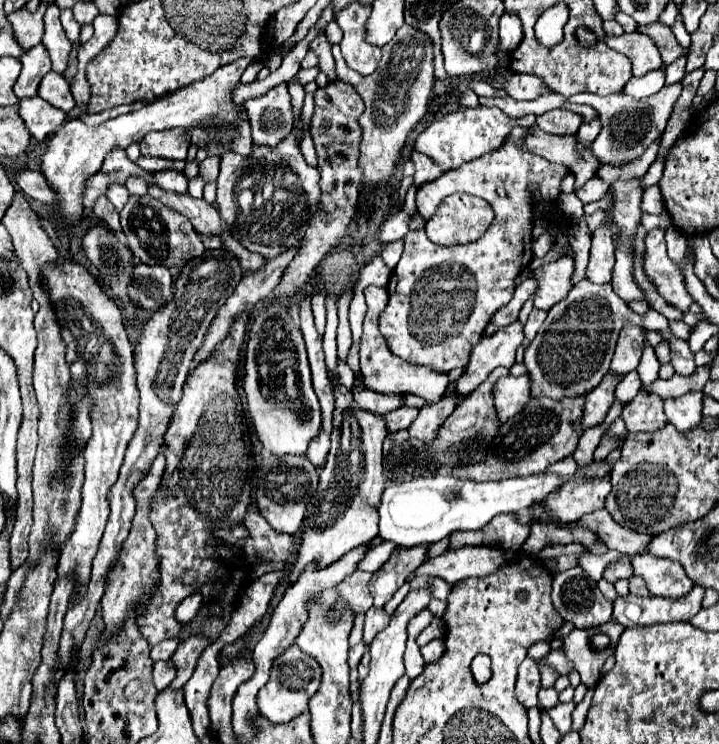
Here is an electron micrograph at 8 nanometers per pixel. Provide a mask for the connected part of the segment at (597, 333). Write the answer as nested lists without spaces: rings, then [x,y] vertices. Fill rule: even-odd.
[[[581,281],[569,291],[569,295],[563,301],[555,303],[555,307],[549,309],[549,315],[541,325],[539,335],[525,351],[525,365],[533,379],[531,395],[563,399],[579,397],[593,391],[603,379],[603,375],[607,375],[617,335],[628,324],[659,331],[663,335],[663,341],[667,341],[671,347],[671,365],[675,367],[675,373],[693,375],[693,351],[689,349],[687,341],[671,333],[666,317],[651,308],[645,315],[637,315],[627,307],[623,299],[615,295],[611,285],[593,285],[589,281]]]

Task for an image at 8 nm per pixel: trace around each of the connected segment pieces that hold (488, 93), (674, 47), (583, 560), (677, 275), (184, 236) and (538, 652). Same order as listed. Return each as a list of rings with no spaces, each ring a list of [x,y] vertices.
[[[475,79],[475,81],[469,83],[469,87],[471,87],[479,97],[495,97],[495,95],[501,95],[501,97],[503,97],[503,95],[505,95],[505,91],[501,91],[501,93],[495,91],[487,81],[477,81],[477,79]]]
[[[653,21],[649,25],[637,25],[637,31],[643,33],[643,35],[647,35],[647,37],[651,37],[655,41],[655,45],[661,51],[661,57],[663,57],[665,65],[671,65],[677,57],[683,55],[683,47],[673,37],[671,27],[667,27],[665,23]]]
[[[607,551],[605,555],[593,555],[593,553],[585,553],[579,555],[579,565],[587,571],[587,575],[591,575],[593,581],[601,581],[603,579],[603,571],[609,563],[621,559],[623,555],[619,555],[619,551]]]
[[[653,229],[645,235],[645,259],[643,259],[645,275],[651,279],[659,295],[673,307],[687,311],[691,305],[691,297],[685,291],[681,269],[667,257],[665,247],[665,231]]]
[[[131,195],[121,211],[121,225],[123,225],[123,233],[129,241],[129,249],[145,265],[157,263],[157,265],[165,265],[165,267],[173,267],[173,265],[183,267],[185,265],[183,255],[187,255],[187,253],[201,255],[205,249],[203,243],[199,241],[195,229],[191,227],[189,219],[185,219],[177,211],[163,205],[159,199],[153,199],[151,195],[143,195],[143,197]]]
[[[541,641],[529,648],[527,657],[535,661],[539,661],[544,656],[546,656],[550,650],[551,650],[551,647],[550,647],[549,641]]]

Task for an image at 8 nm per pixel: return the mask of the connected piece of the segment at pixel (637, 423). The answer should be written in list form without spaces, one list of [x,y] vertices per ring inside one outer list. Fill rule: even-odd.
[[[639,391],[639,395],[623,407],[621,419],[629,433],[651,433],[667,425],[663,401],[655,399],[655,395],[643,395],[643,391]]]

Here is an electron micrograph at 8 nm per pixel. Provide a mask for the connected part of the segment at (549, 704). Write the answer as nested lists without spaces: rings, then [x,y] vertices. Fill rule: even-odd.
[[[549,687],[549,689],[539,689],[539,707],[543,709],[543,711],[549,711],[549,709],[553,709],[555,707],[555,703],[559,703],[559,699],[557,699],[557,691],[553,689],[553,687]]]

